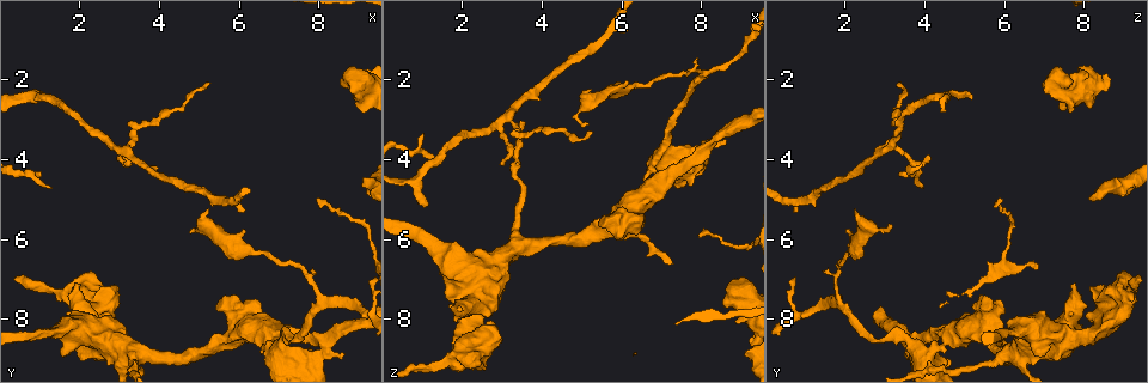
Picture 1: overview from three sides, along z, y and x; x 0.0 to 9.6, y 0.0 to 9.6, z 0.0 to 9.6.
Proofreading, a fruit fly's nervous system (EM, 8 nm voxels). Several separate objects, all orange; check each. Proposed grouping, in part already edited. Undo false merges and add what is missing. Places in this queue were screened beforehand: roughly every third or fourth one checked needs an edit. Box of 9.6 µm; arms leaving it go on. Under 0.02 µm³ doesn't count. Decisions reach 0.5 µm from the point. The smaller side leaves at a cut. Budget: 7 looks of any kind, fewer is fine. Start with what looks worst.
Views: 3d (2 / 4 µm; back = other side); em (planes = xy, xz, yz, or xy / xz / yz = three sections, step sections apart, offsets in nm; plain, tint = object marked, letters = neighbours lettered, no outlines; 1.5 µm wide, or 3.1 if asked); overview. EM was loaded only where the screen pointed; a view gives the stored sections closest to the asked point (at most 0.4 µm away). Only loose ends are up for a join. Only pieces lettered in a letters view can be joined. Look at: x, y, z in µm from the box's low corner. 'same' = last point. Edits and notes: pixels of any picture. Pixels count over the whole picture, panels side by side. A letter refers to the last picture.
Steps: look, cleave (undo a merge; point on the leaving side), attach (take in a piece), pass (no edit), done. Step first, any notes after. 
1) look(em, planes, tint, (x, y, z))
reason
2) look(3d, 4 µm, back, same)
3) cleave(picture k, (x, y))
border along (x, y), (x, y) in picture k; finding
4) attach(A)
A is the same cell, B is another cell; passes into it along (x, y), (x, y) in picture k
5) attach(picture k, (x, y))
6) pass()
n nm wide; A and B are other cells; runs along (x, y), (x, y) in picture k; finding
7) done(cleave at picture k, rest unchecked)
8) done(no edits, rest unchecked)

look(em, xy, step 4, tint, (1.05, 2.50, 5.15))

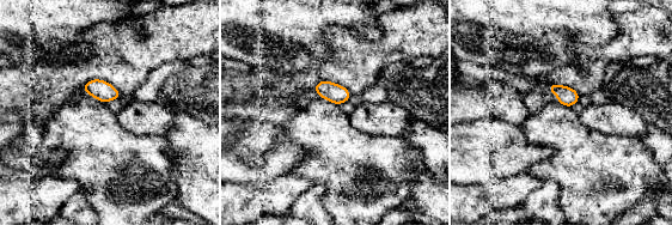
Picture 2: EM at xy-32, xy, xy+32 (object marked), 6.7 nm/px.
look(em, planes, letters, same)

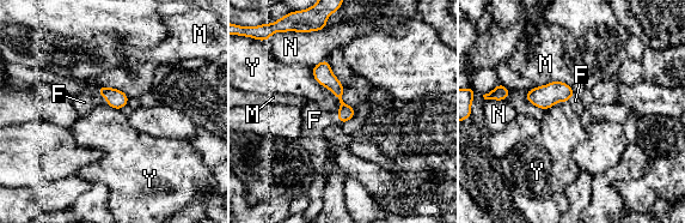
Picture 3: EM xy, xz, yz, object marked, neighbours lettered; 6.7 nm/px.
attach(F)
Y touches over 360 nm; F is the same cell, M, N and Y are other cells; passes into it along (116, 98), (103, 96), (84, 102) in picture 3; it goes on there

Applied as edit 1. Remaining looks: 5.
look(overview)

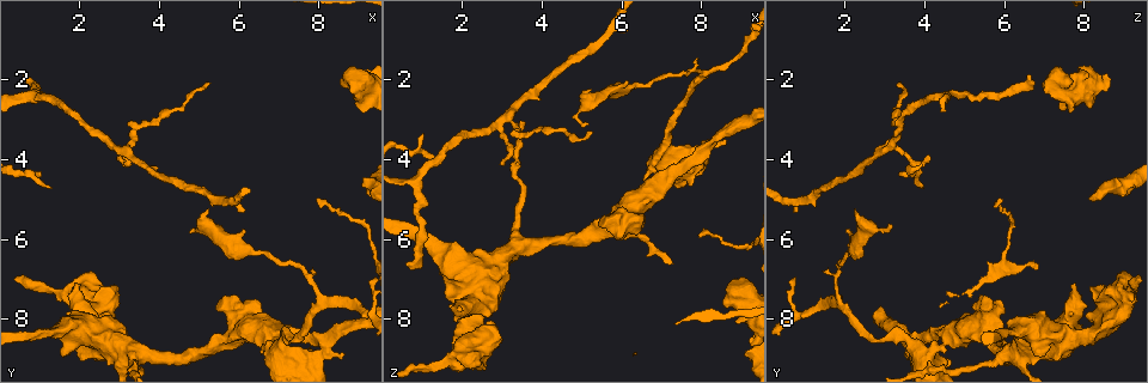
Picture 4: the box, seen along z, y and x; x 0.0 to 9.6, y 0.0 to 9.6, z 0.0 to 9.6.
look(3d, 4 µm, back, (3.15, 3.85, 2.90))
three arms meet

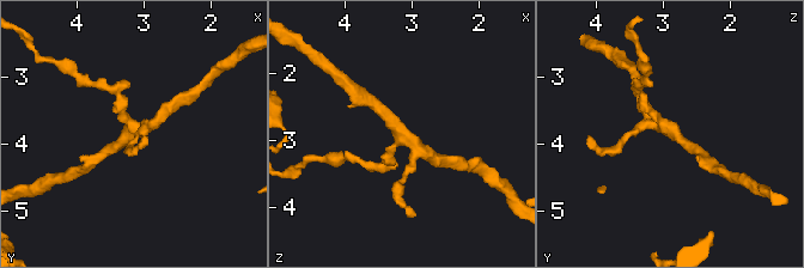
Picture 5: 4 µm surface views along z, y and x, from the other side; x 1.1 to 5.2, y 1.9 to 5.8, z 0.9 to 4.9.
look(em, xz, step 4, tint, (3.15, 3.85, 2.85))
need the tissue

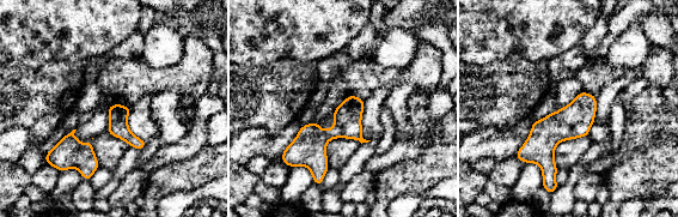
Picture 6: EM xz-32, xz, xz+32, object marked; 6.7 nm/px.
look(em, planes, letters, same)
another direction

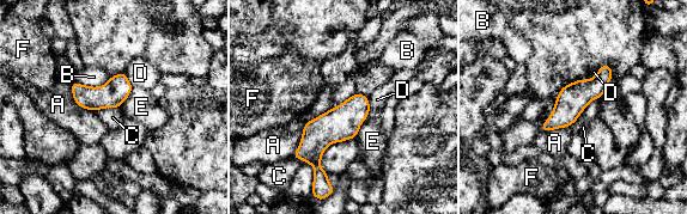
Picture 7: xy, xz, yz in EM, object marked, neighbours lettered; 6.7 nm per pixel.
pass()
60 nm wide; A, B, C, D, E and F are other cells; border along (68, 85), (72, 98), (93, 111) in picture 7; one neuron here

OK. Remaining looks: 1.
done(attach at picture 3, rest unchecked)

